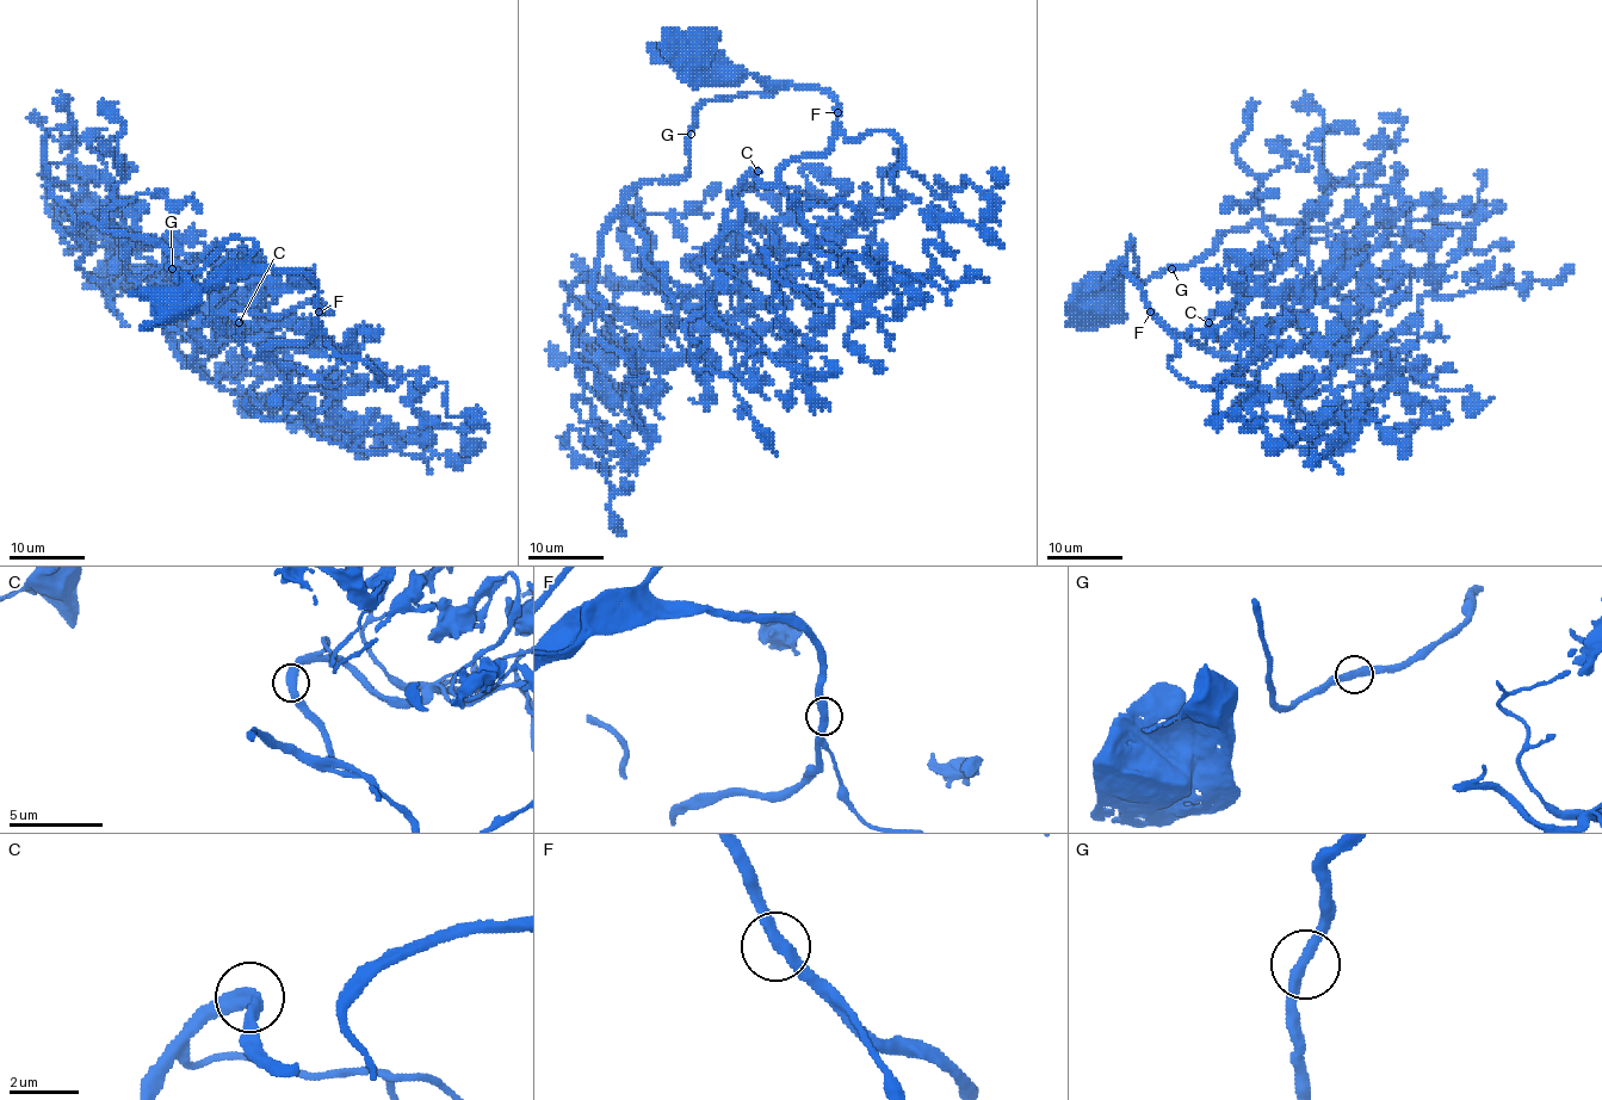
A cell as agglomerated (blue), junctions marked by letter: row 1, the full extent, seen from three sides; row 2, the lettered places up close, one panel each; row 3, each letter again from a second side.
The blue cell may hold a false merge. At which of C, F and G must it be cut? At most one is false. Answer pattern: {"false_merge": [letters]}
{"false_merge": []}

